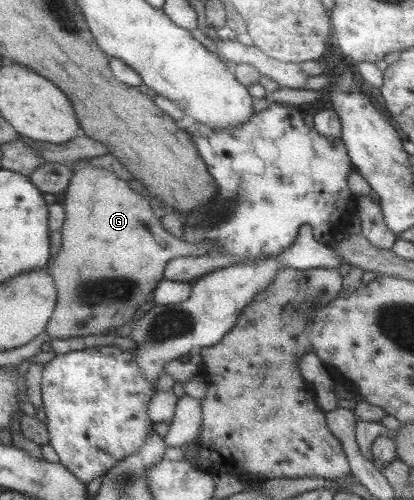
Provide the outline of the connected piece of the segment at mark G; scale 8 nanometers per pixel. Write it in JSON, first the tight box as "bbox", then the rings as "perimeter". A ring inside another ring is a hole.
{"bbox":[45,160,218,337],"perimeter":[[[84,160],[75,161],[75,169],[71,173],[71,177],[64,190],[64,204],[63,209],[65,212],[64,224],[61,226],[59,233],[61,234],[60,249],[57,253],[50,257],[50,261],[45,267],[55,284],[56,300],[54,312],[49,318],[48,324],[46,325],[45,331],[49,336],[53,337],[73,337],[93,334],[103,334],[104,330],[110,328],[110,326],[120,327],[124,322],[128,322],[135,318],[138,313],[146,307],[149,303],[147,296],[149,292],[153,290],[156,283],[163,279],[164,265],[173,258],[176,257],[195,257],[200,255],[206,255],[210,253],[218,253],[218,245],[216,243],[210,243],[210,241],[201,241],[198,244],[186,243],[184,240],[180,240],[177,237],[170,235],[160,224],[159,218],[152,212],[149,199],[142,197],[140,193],[134,192],[128,185],[128,181],[118,178],[111,170],[92,166]]]}

